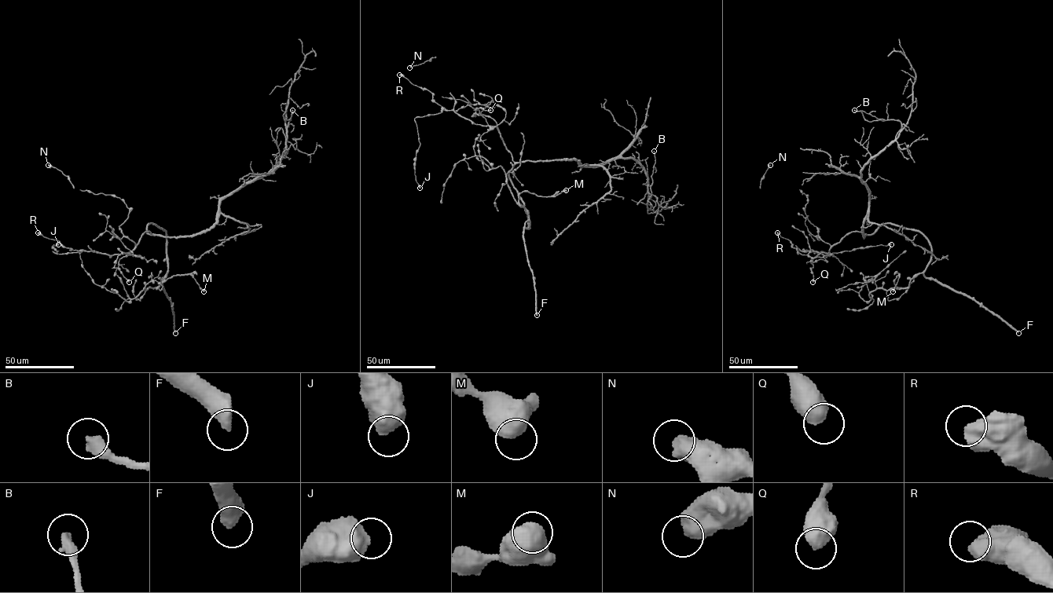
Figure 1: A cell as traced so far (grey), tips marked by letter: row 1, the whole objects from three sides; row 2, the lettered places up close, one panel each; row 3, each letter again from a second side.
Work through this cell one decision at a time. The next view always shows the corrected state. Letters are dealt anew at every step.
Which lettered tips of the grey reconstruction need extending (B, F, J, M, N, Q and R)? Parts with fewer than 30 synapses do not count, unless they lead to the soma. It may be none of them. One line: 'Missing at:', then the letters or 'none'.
Missing at: F

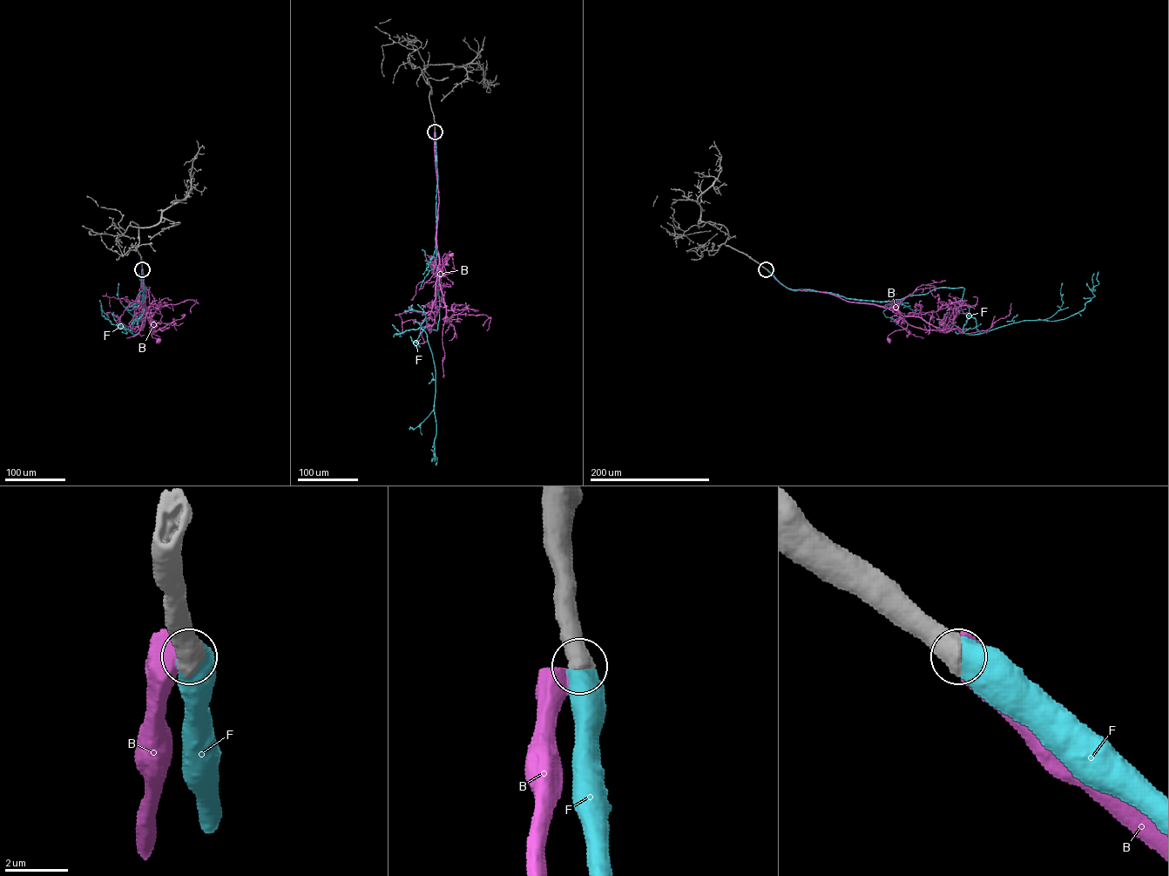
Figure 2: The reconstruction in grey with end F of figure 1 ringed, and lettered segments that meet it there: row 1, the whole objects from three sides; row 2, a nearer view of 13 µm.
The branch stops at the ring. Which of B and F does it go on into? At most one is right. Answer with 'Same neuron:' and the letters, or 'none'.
Same neuron: F

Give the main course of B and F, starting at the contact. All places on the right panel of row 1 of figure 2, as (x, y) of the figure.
B: (766, 269), (791, 289), (827, 292), (847, 301), (896, 309), (908, 324), (906, 329), (888, 335), (888, 340)
F: (766, 269), (789, 288), (857, 300), (963, 288), (954, 323), (968, 335), (1077, 313), (1094, 296), (1098, 271)

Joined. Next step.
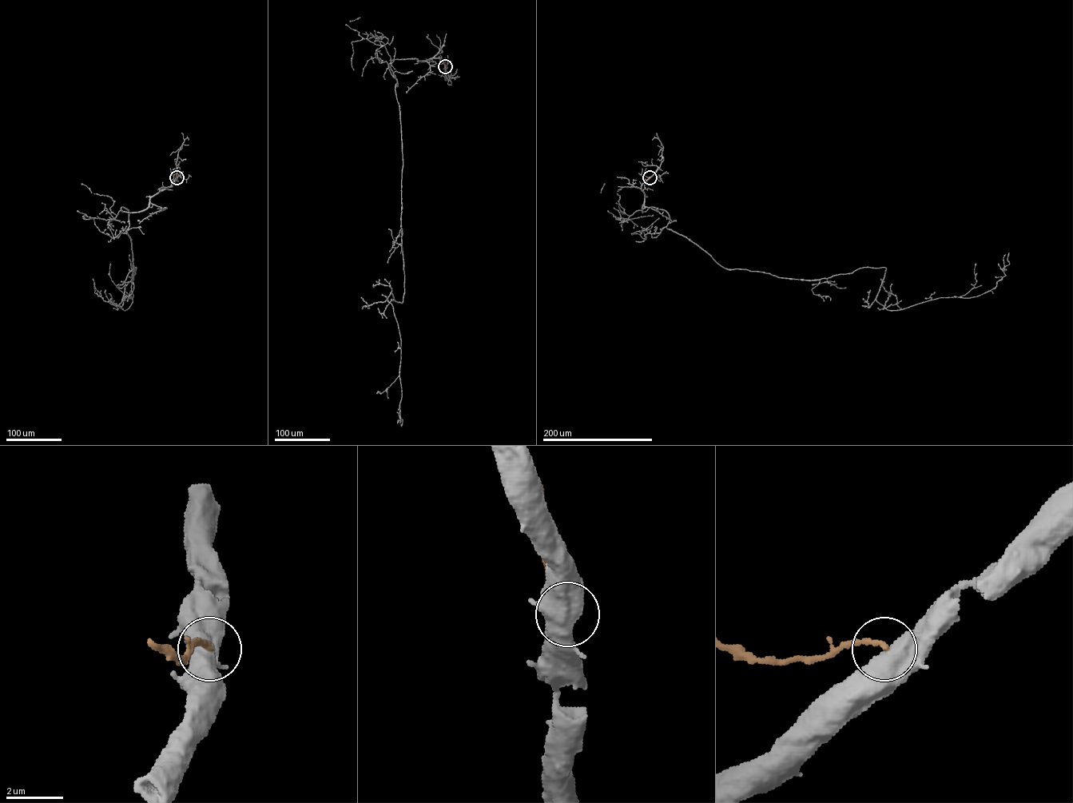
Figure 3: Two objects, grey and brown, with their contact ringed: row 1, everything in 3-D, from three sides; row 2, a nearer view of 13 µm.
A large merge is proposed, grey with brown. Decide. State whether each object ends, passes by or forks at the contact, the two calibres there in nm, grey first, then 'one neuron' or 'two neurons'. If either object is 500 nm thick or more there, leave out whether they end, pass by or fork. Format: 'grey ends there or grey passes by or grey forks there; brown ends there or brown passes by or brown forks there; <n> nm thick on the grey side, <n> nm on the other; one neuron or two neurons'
800 nm thick on the grey side, 200 nm on the other; two neurons

